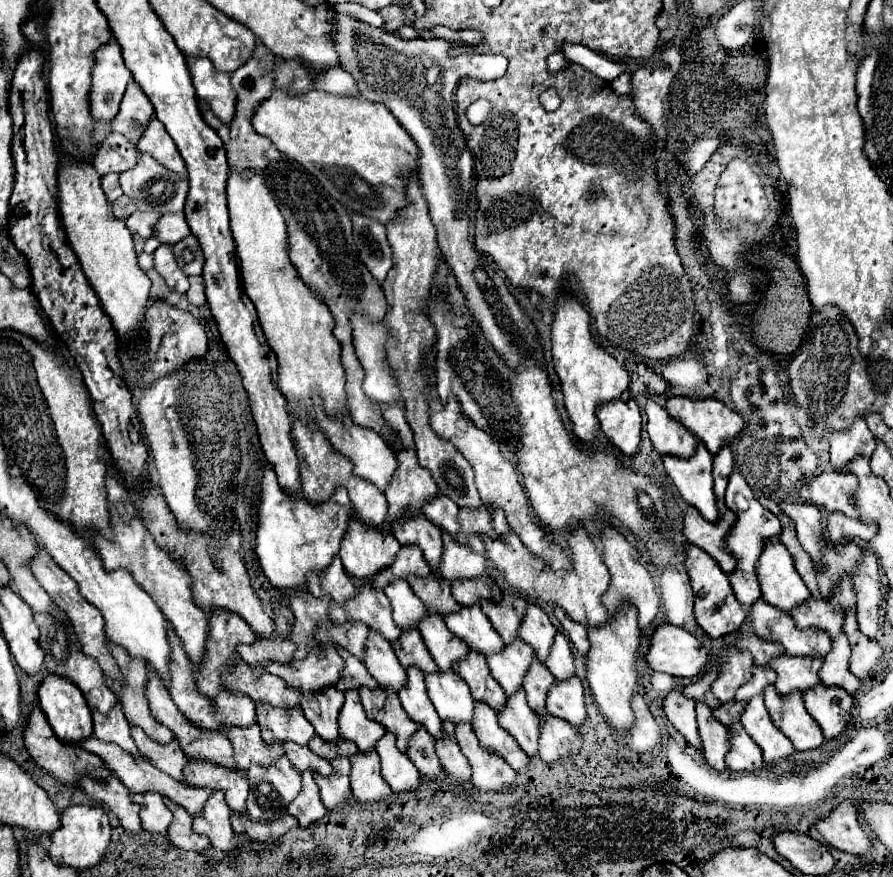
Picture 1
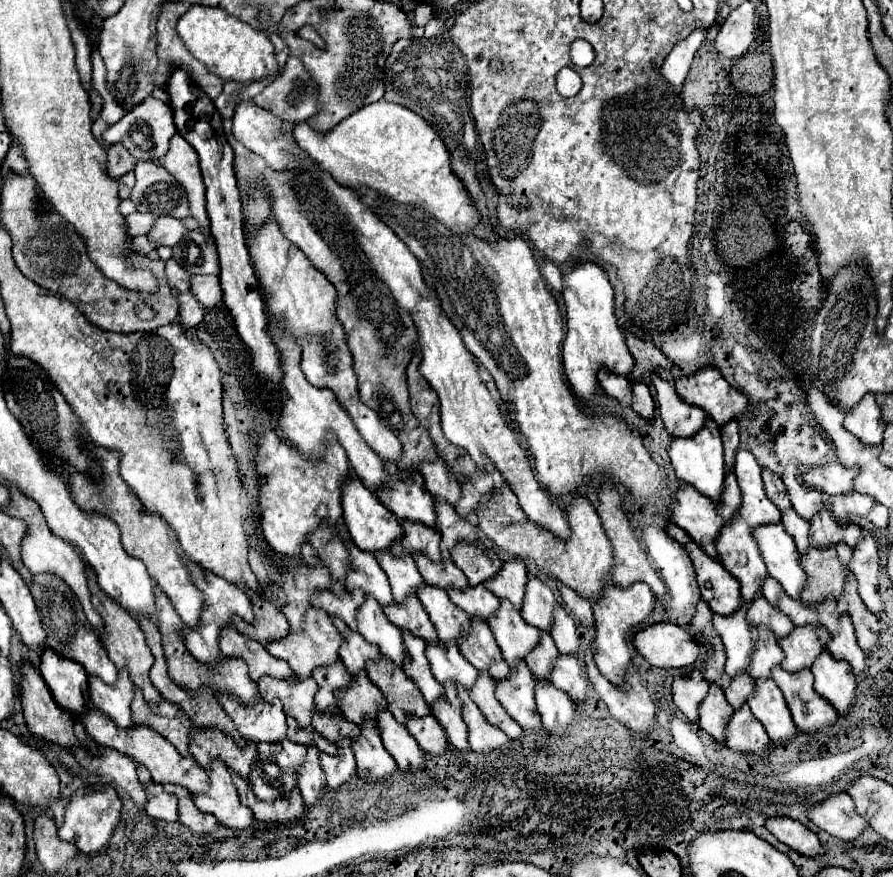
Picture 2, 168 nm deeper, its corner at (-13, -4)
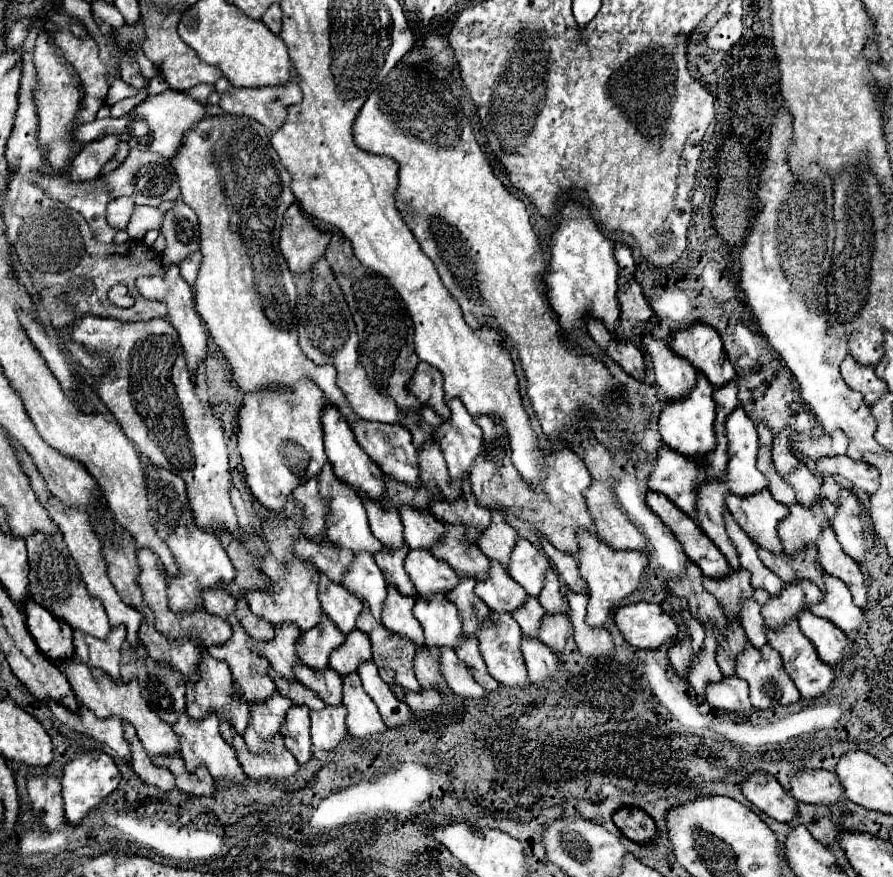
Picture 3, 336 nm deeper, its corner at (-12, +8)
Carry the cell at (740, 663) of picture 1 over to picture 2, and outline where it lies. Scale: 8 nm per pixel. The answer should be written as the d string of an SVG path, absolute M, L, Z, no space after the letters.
M743 605L737 613L733 613L733 617L713 615L713 625L721 635L727 651L725 673L731 679L747 673L753 649L757 645L757 631L751 629L749 623L745 621L745 609L747 607Z

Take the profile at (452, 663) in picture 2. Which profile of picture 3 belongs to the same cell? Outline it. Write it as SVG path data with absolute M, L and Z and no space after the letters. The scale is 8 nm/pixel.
M418 597L414 603L414 617L424 629L428 647L456 647L462 639L462 623L456 605L444 597Z

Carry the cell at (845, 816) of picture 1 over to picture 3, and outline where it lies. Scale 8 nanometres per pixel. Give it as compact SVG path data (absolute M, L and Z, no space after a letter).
M802 769L796 771L790 777L790 793L794 799L802 803L820 803L820 805L832 805L838 803L844 795L844 789L840 781L836 779L836 773L830 773L826 769Z

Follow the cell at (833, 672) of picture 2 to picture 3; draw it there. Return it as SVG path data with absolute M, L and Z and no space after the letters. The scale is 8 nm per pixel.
M804 609L804 613L800 613L798 623L802 633L814 643L822 661L834 665L838 659L842 659L846 647L846 635L840 633L840 629L832 625L832 621L824 617L816 617L814 613Z

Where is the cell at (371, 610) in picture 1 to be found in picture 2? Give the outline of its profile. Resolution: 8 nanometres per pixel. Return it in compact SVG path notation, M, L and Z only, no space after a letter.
M353 543L349 545L349 557L351 557L351 569L345 579L345 587L349 593L355 589L361 589L365 595L373 597L381 607L393 605L391 585L387 581L385 571L379 567L377 559L371 553L359 551Z

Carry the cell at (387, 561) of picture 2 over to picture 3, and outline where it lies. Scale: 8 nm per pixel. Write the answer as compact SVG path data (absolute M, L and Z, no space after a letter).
M364 501L364 507L368 511L368 523L374 537L378 537L388 547L404 545L400 513L394 505L376 505L376 501Z

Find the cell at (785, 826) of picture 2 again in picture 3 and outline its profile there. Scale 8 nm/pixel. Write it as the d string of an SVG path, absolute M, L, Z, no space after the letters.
M758 769L740 787L752 805L776 821L788 823L796 817L796 801L782 789L774 775Z

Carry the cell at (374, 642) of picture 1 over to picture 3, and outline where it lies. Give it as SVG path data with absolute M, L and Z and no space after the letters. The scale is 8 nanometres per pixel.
M370 553L354 555L352 569L348 569L348 573L344 575L342 585L356 593L360 599L366 599L372 615L380 621L382 605L386 599L386 581Z

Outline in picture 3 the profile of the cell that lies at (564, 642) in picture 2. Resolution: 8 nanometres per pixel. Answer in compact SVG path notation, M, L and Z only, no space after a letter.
M548 569L546 579L544 579L544 589L540 591L538 601L540 601L540 605L544 607L546 613L566 613L568 611L568 607L564 603L560 579L558 579L554 569Z

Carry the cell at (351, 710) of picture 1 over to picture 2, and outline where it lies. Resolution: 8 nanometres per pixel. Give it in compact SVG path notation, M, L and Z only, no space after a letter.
M359 673L349 689L337 693L341 701L341 711L347 721L355 725L363 725L365 721L373 721L377 725L377 713L387 709L387 701L381 691L367 679L367 673Z

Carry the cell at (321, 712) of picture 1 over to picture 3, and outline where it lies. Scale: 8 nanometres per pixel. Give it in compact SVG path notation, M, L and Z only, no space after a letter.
M324 615L324 621L316 625L316 629L308 629L308 633L300 633L296 639L296 645L300 645L300 657L304 657L304 665L322 671L328 665L328 655L332 649L344 643L344 633L328 621L328 615Z

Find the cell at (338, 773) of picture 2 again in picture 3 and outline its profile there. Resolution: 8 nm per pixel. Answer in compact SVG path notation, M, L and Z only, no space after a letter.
M326 705L320 711L310 711L310 735L316 749L332 751L348 733L344 725L346 709L344 705Z

